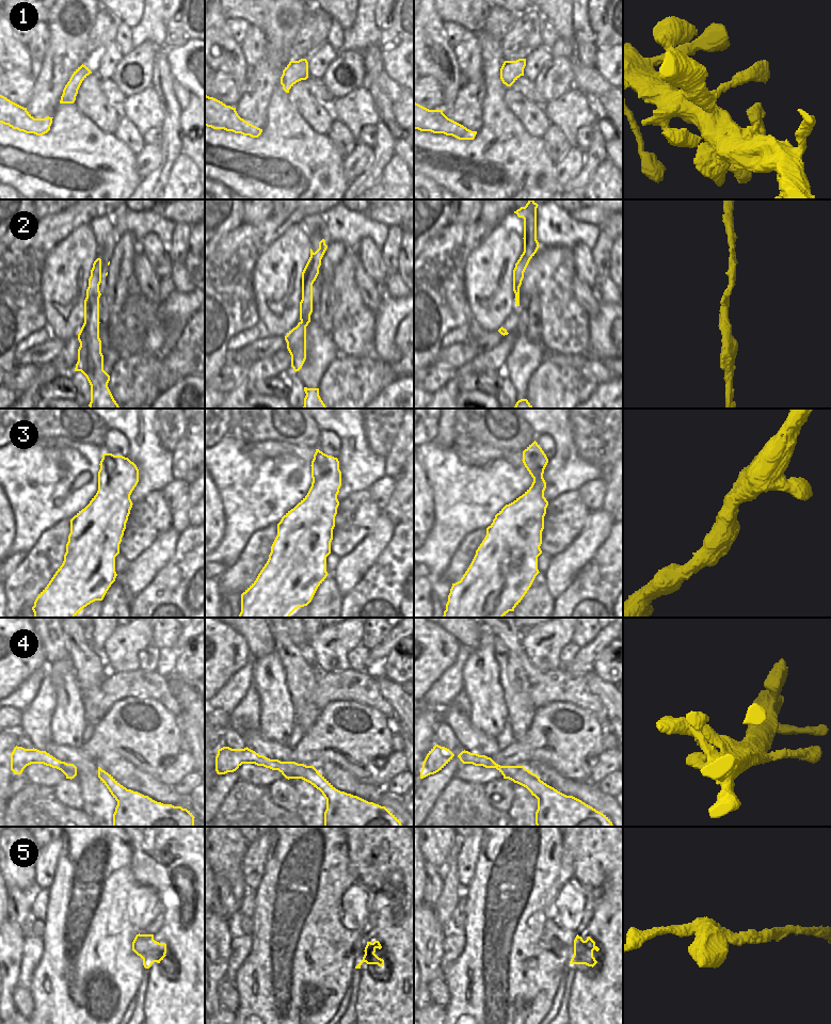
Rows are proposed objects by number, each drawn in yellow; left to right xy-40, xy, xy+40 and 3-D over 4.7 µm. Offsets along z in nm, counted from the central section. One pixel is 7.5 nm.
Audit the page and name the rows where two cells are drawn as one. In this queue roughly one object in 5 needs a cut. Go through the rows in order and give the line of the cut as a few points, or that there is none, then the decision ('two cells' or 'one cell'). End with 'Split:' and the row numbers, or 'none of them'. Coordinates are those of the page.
1: no cut | one cell
2: no cut | one cell
3: no cut | one cell
4: no cut | one cell
5: no cut | one cell
Split: none of them

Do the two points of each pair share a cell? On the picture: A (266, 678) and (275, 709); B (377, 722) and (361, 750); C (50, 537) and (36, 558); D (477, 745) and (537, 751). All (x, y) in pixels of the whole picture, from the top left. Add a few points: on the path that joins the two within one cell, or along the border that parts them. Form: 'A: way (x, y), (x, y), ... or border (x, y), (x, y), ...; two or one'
A: way (271, 686), (275, 702); one
B: way (372, 729), (361, 740), (361, 744); one
C: way (46, 542), (35, 553); one
D: border (499, 751), (491, 757); two

